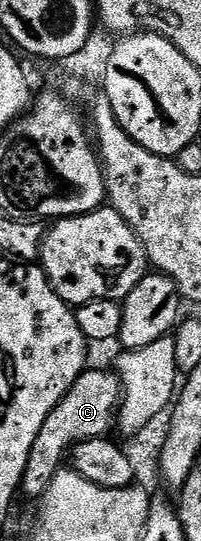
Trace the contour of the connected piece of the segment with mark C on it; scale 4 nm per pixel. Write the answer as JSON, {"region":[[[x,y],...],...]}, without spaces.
{"region":[[[93,367],[86,368],[85,372],[82,373],[81,377],[77,382],[71,387],[71,391],[67,391],[67,395],[61,400],[55,407],[55,411],[51,411],[51,415],[47,415],[47,423],[43,423],[42,429],[39,431],[39,436],[35,438],[35,447],[31,447],[31,455],[27,459],[27,471],[23,475],[21,480],[21,493],[24,496],[33,497],[33,499],[39,499],[47,491],[47,487],[51,483],[51,479],[55,479],[55,475],[60,473],[63,466],[66,464],[67,458],[69,456],[70,449],[74,445],[78,445],[80,441],[86,441],[87,439],[95,439],[96,437],[106,436],[110,431],[109,428],[114,428],[115,425],[115,410],[121,404],[121,378],[117,376],[116,372],[110,371],[109,373],[105,369],[93,369]]]}

